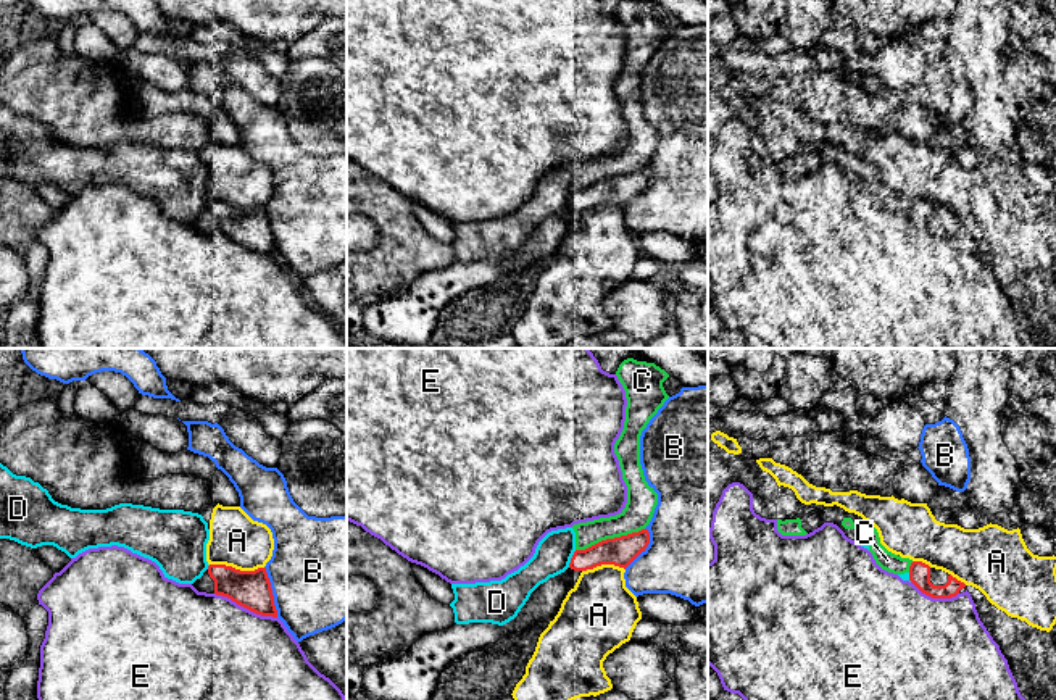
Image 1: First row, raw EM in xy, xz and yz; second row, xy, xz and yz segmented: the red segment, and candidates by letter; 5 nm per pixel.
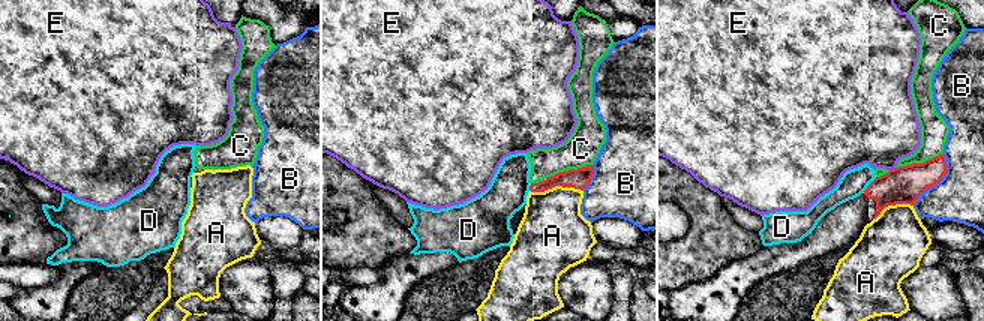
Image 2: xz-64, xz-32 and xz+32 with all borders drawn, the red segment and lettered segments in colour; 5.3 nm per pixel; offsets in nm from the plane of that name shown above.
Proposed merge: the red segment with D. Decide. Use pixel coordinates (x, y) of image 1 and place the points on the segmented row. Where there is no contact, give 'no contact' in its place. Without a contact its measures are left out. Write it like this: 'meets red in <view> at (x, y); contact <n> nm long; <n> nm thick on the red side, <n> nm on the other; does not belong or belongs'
meets red in xz at (571, 558); contact 100 nm long; 140 nm thick on the red side, 180 nm on the other; does not belong

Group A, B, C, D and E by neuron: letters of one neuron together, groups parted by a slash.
A / B / C D / E

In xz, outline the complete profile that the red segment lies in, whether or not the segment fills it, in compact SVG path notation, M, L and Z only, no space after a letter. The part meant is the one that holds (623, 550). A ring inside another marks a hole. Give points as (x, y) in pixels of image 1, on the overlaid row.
M648 529L601 540L576 550L569 568L540 584L509 623L453 624L429 632L413 644L401 658L382 660L366 666L360 692L369 700L430 700L435 684L448 663L505 635L522 632L558 615L567 592L582 571L601 565L627 568L650 544Z

